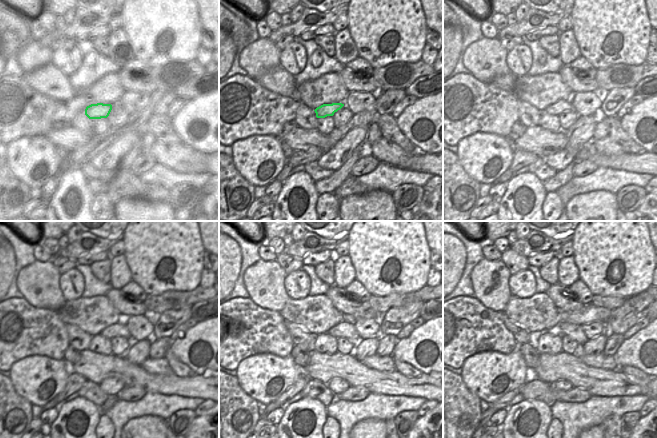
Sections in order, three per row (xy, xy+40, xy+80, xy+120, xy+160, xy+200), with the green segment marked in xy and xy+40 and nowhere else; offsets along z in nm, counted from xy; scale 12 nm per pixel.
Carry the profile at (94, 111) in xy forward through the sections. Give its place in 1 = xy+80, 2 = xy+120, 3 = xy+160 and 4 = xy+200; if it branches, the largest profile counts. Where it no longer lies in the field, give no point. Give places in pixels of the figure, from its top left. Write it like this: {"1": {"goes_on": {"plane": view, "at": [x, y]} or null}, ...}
{"1": {"goes_on": {"plane": "xy+80", "at": [560, 106]}}, "2": {"goes_on": {"plane": "xy+120", "at": [118, 329]}}, "3": {"goes_on": {"plane": "xy+160", "at": [344, 329]}}, "4": {"goes_on": {"plane": "xy+200", "at": [574, 331]}}}

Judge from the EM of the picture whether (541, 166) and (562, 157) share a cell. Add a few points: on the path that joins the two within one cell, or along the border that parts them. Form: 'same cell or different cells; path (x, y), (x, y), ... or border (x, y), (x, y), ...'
different cells; border (544, 159), (556, 171)

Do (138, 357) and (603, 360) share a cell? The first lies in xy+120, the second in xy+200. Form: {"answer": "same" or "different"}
{"answer": "different"}

